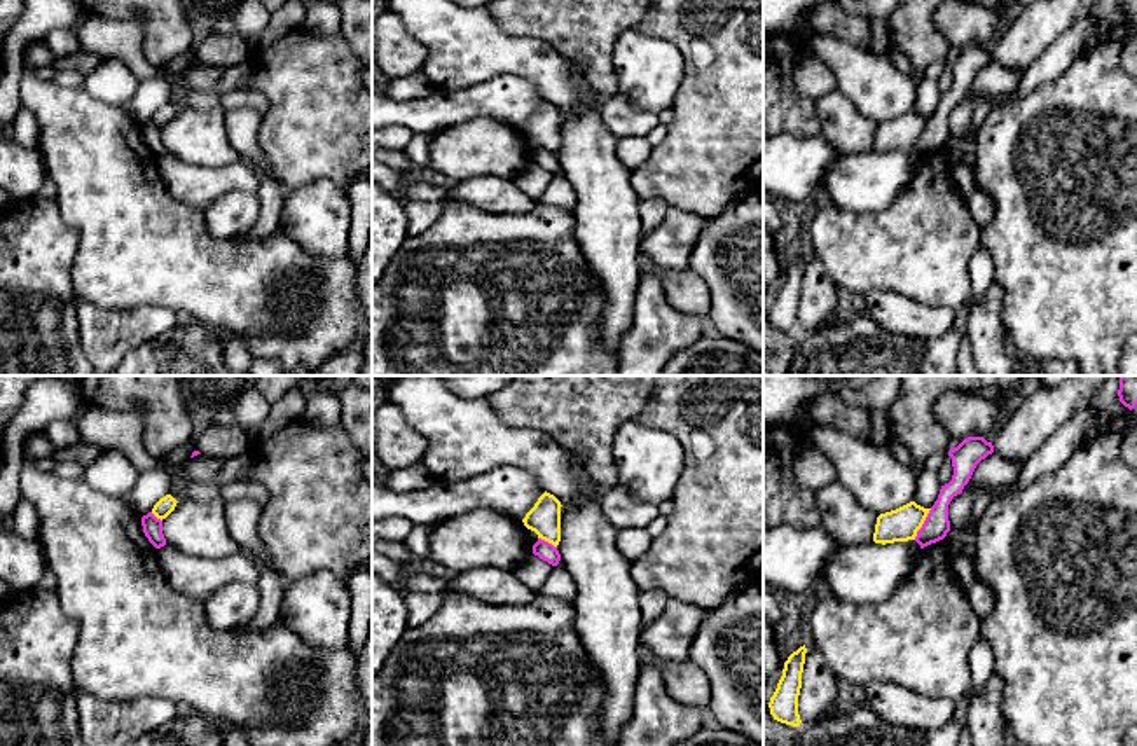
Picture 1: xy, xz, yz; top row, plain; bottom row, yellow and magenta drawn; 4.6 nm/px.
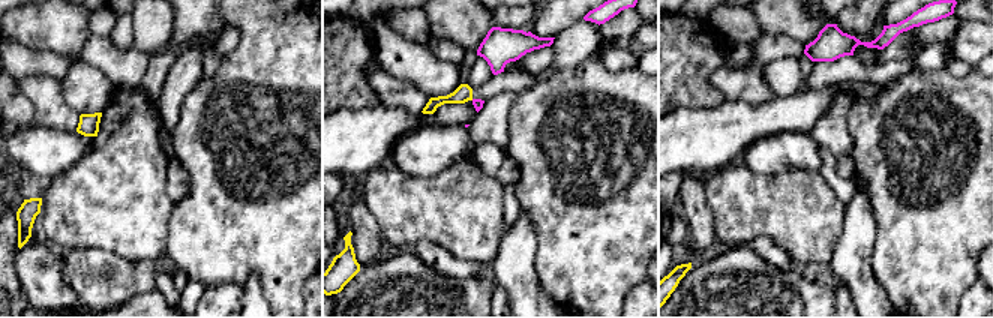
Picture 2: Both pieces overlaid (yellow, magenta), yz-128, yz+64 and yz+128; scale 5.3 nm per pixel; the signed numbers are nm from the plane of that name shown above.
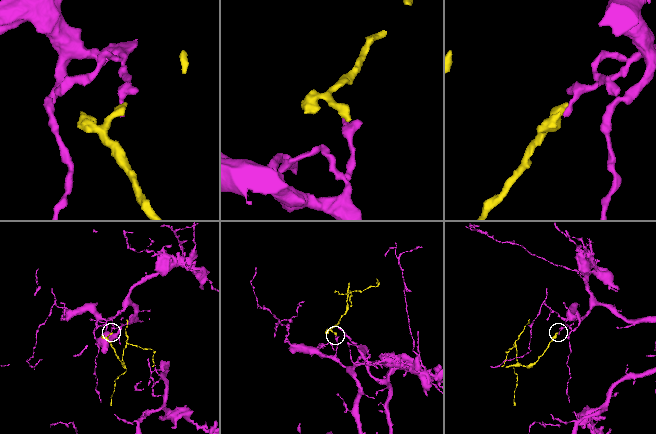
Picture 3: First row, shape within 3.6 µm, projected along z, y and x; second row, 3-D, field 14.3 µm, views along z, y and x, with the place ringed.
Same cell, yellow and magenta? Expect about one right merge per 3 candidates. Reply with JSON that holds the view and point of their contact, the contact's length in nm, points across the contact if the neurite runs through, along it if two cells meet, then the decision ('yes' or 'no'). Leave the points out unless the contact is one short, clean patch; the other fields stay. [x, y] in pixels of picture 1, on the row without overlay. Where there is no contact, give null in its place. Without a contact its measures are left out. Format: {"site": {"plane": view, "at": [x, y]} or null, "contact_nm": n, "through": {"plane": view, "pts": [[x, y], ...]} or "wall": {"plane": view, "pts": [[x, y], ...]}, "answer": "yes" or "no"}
{"site": {"plane": "yz", "at": [923, 131]}, "contact_nm": 170, "wall": {"plane": "yz", "pts": [[931, 117], [914, 147]]}, "answer": "no"}

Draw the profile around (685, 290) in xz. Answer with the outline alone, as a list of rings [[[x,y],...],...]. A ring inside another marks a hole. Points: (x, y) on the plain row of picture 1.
[[[639,255],[639,267],[655,274],[664,288],[665,300],[681,314],[709,320],[711,294],[704,280],[690,269],[671,271],[658,267],[648,255]]]

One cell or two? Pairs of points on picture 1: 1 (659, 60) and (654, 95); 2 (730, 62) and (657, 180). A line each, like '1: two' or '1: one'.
1: one
2: one

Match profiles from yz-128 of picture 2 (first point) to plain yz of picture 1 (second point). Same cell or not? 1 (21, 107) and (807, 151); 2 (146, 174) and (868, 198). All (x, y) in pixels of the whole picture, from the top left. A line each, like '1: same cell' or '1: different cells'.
1: different cells
2: different cells

